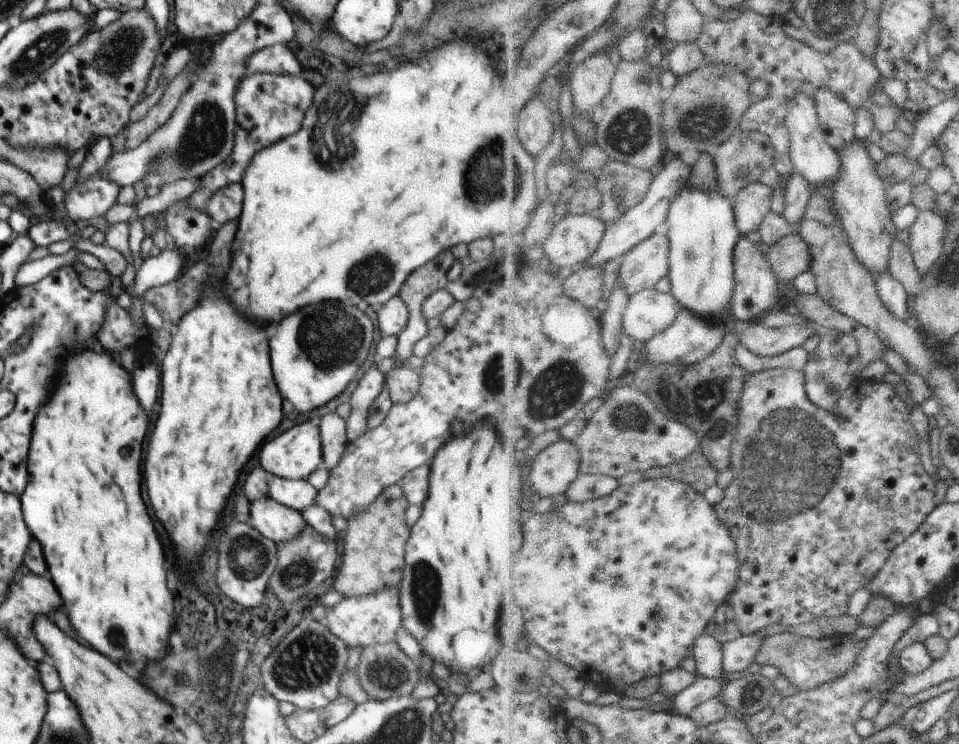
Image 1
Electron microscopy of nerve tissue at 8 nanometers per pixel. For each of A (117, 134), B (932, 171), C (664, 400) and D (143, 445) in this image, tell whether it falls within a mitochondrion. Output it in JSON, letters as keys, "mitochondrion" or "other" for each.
{"A":"other","B":"other","C":"mitochondrion","D":"other"}

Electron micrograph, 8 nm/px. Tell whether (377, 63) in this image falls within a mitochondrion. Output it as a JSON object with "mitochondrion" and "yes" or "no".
{"mitochondrion":"no"}

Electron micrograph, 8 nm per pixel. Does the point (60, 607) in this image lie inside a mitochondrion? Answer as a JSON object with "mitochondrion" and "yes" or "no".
{"mitochondrion":"no"}

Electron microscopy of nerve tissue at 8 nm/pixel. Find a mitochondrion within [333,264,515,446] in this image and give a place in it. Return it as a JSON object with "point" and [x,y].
{"point":[494,374]}

